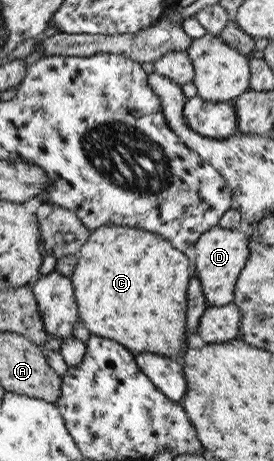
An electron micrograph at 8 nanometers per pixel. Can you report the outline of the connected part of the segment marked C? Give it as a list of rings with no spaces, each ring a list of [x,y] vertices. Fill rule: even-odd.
[[[105,224],[89,231],[88,238],[76,252],[76,264],[69,279],[72,283],[75,305],[77,306],[77,318],[91,335],[100,336],[121,344],[131,353],[151,352],[152,354],[162,355],[179,361],[184,346],[186,346],[185,337],[185,310],[186,310],[186,291],[190,278],[188,270],[188,259],[182,251],[176,250],[168,240],[153,232],[145,231],[132,227],[116,226]]]

